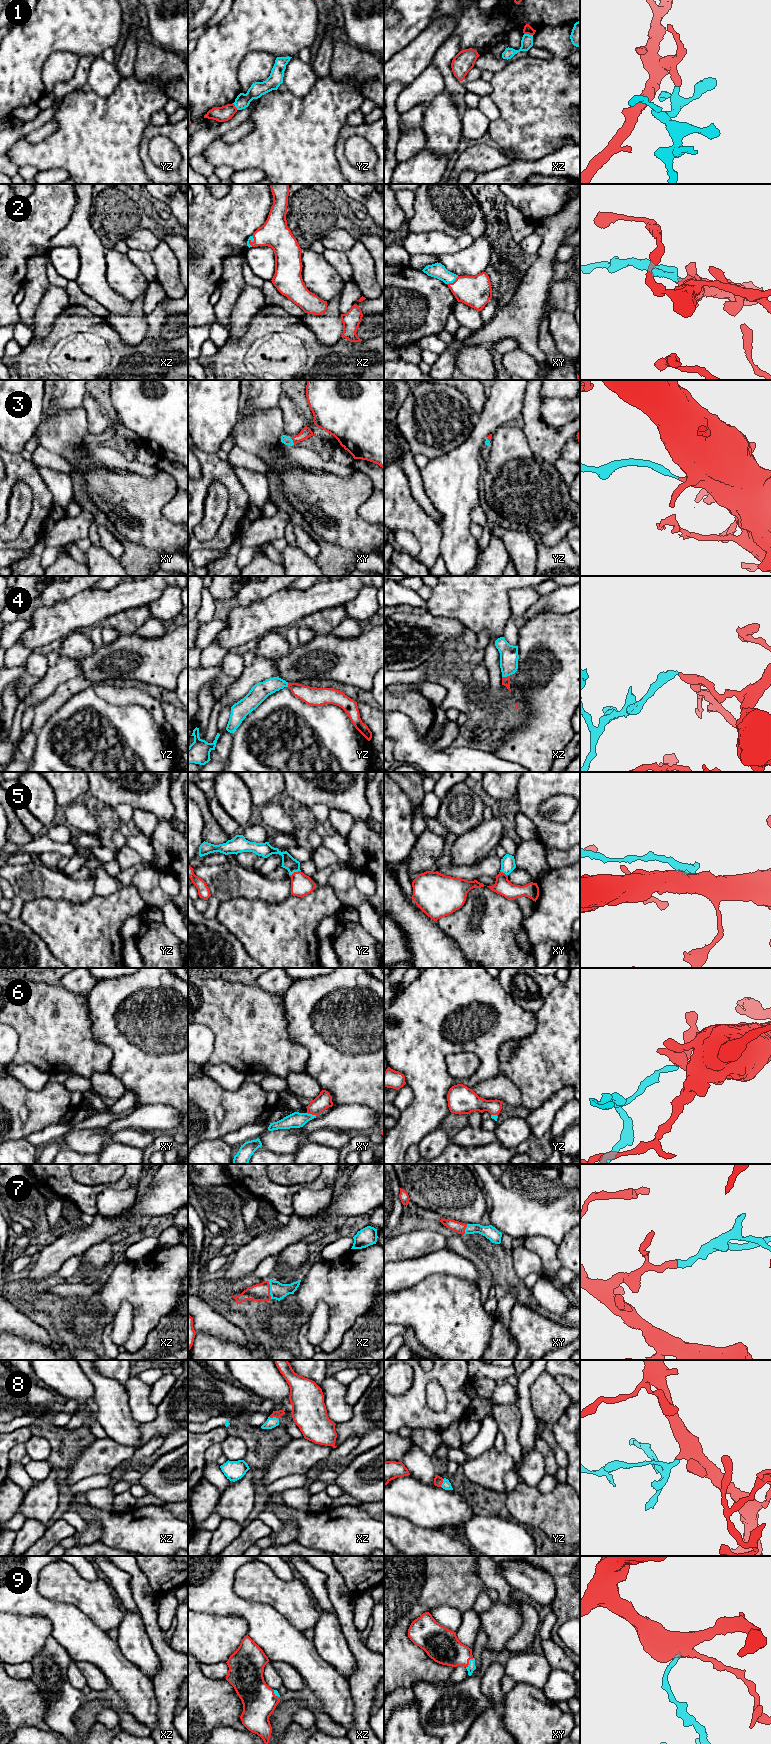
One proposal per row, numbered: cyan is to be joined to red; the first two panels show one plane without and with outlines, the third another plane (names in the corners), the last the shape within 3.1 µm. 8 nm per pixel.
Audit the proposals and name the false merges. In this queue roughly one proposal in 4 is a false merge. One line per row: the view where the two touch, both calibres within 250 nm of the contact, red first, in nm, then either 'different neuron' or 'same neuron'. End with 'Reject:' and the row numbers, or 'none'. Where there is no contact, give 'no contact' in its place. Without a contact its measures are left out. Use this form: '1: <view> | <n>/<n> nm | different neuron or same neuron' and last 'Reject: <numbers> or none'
1: xz | 70/100 nm | different neuron
2: xy | 260/120 nm | same neuron
3: xy | 90/70 nm | same neuron
4: xz | 60/150 nm | same neuron
5: yz | 180/110 nm | same neuron
6: xy | 130/130 nm | different neuron
7: xz | 140/140 nm | same neuron
8: xz | 60/80 nm | same neuron
9: xy | 280/70 nm | same neuron
Reject: 1, 6

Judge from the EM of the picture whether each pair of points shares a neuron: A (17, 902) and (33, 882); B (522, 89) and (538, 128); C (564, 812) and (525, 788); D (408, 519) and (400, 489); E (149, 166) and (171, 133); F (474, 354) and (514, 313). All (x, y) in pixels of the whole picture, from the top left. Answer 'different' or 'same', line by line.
A: different
B: same
C: different
D: same
E: same
F: different

